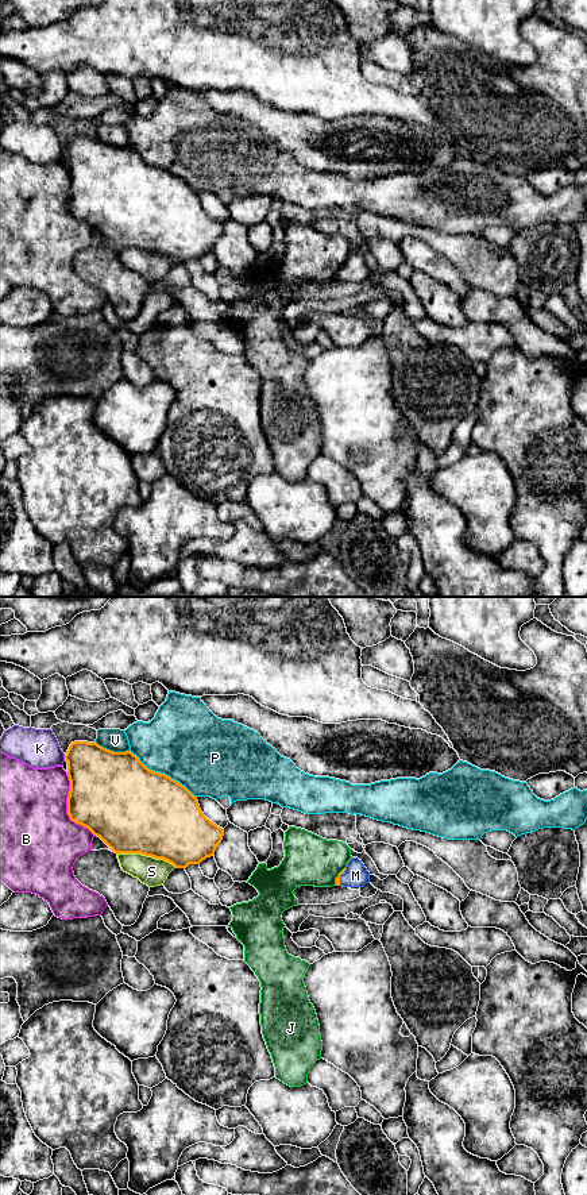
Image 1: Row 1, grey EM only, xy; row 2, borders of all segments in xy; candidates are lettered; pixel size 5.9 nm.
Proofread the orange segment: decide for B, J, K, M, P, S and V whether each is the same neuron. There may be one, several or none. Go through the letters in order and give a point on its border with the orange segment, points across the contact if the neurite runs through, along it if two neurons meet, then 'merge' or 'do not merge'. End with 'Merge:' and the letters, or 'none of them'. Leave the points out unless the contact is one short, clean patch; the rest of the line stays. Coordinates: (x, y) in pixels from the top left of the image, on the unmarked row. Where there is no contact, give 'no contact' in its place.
B: contact xy (68, 203); do not merge
J: contact xy (338, 272); do not merge
K: contact xy (65, 153); do not merge
M: contact xy (339, 272); merge
P: contact xy (163, 169); do not merge
S: contact xy (147, 250); do not merge
V: contact xy (112, 146); do not merge
Merge: M

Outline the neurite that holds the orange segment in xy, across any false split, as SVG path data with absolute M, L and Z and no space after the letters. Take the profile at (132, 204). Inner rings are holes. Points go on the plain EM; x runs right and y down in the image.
M74 136L65 155L70 176L70 215L88 223L115 248L163 254L175 263L200 259L215 250L224 224L204 211L197 192L185 181L165 169L148 165L131 146L113 147L96 136Z

